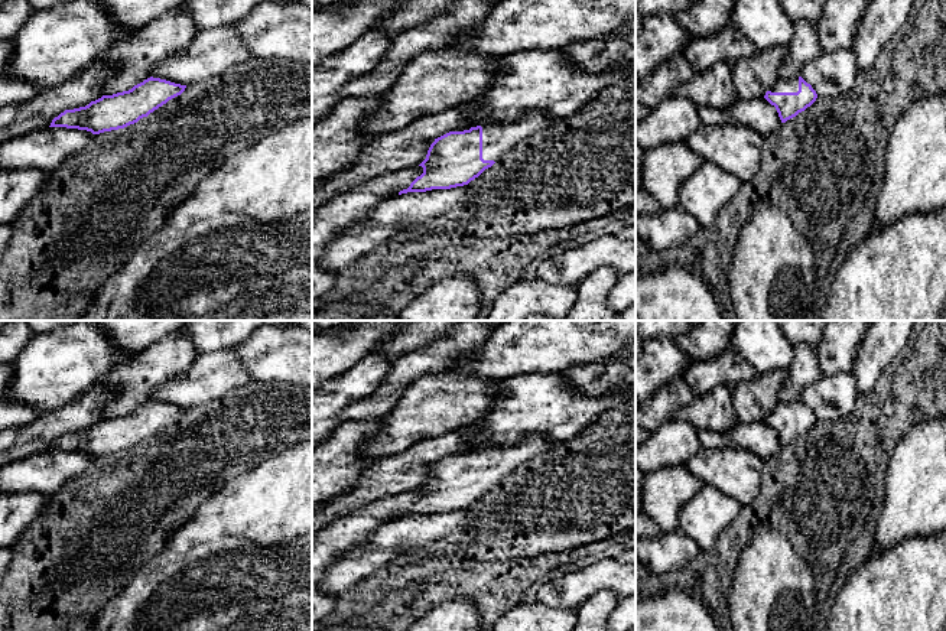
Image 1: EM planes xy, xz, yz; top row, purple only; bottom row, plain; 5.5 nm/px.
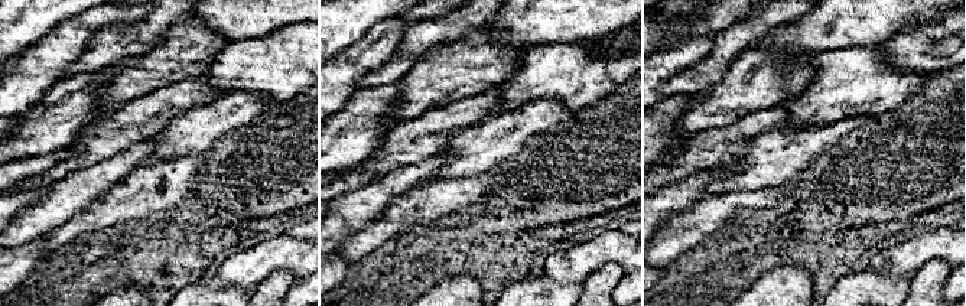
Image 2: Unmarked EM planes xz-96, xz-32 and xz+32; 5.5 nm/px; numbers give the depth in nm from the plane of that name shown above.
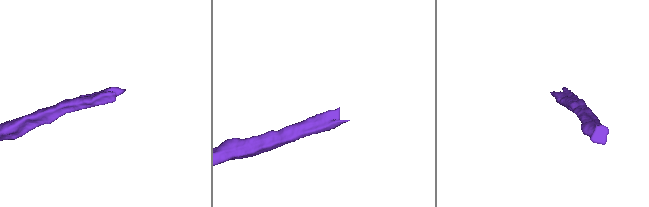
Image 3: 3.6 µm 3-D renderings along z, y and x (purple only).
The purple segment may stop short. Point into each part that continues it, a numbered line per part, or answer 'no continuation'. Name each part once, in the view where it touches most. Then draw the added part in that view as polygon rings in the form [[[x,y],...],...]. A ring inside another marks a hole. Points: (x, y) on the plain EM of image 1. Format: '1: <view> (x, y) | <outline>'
1: xz (498, 464) | [[[529,435],[510,446],[482,449],[482,482],[501,484],[513,475],[516,468],[546,453],[555,443],[537,435]]]

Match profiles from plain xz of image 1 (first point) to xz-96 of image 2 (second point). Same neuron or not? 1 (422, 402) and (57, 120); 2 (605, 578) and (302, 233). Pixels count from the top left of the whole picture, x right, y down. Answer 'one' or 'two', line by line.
1: two
2: two

